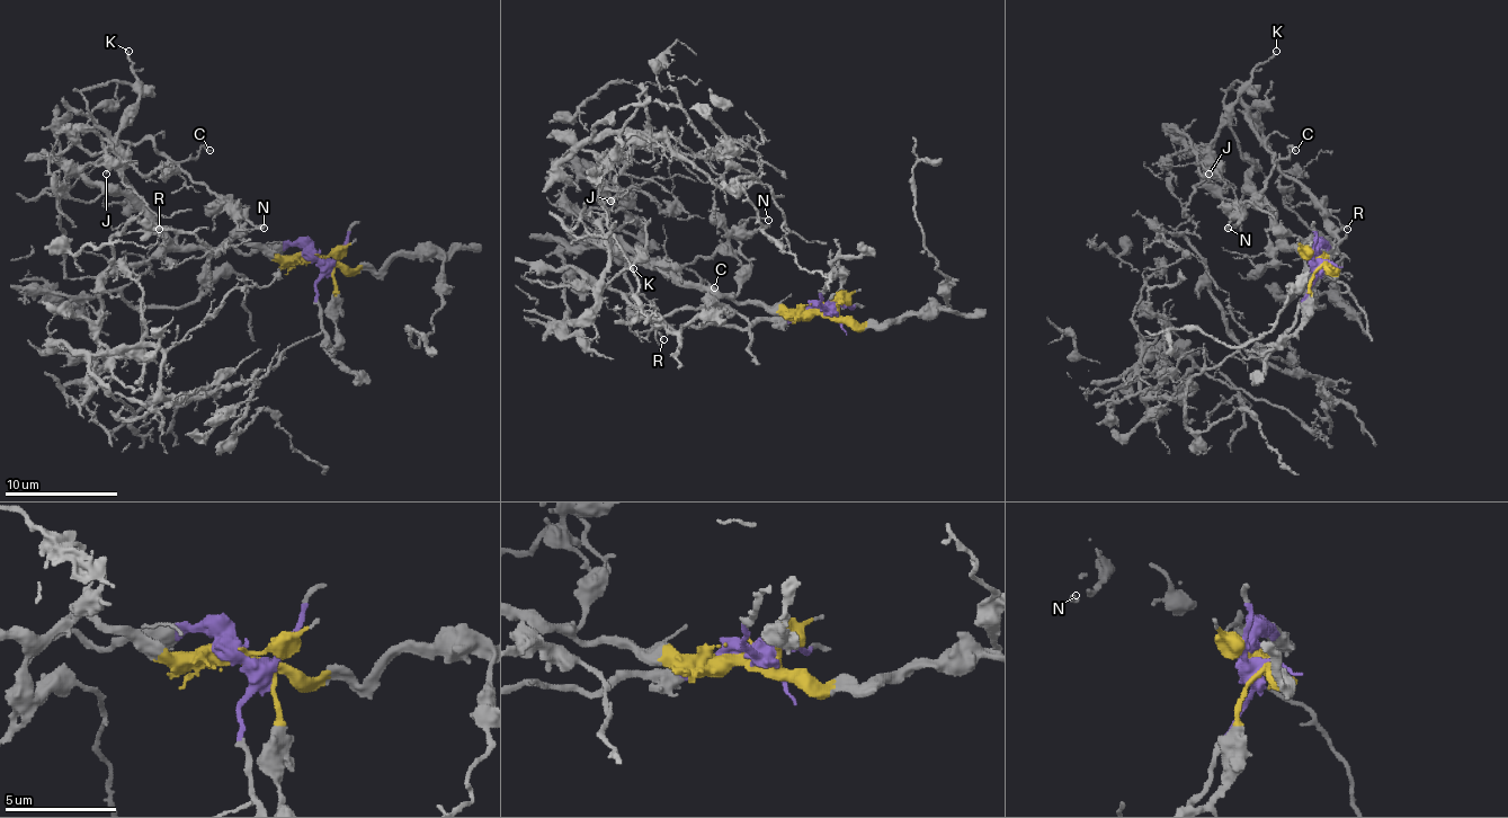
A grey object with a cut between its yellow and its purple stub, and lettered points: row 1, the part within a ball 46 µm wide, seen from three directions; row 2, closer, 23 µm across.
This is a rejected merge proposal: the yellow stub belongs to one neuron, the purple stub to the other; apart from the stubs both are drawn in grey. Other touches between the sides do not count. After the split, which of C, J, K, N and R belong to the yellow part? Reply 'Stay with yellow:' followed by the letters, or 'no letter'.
Stay with yellow: J, K

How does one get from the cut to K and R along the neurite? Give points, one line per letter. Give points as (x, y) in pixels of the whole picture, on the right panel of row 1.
K: (1319, 260), (1310, 238), (1291, 247), (1250, 184), (1254, 163), (1233, 139), (1231, 105), (1276, 51)
R: (1319, 260), (1315, 258), (1324, 247), (1330, 252), (1336, 249), (1334, 249), (1339, 229), (1330, 215), (1347, 229)

